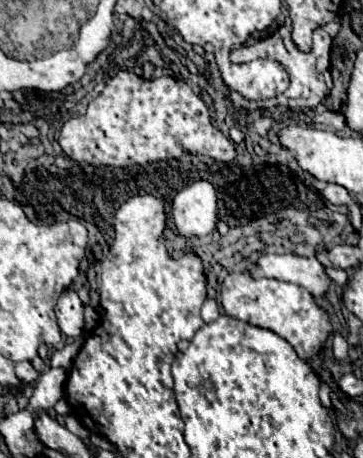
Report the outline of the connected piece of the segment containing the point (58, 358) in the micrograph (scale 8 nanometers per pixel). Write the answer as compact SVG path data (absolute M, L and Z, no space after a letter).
M65 345L63 349L55 351L51 355L51 367L65 367L65 369L69 369L73 365L73 359L75 359L77 351L79 351L79 345Z

